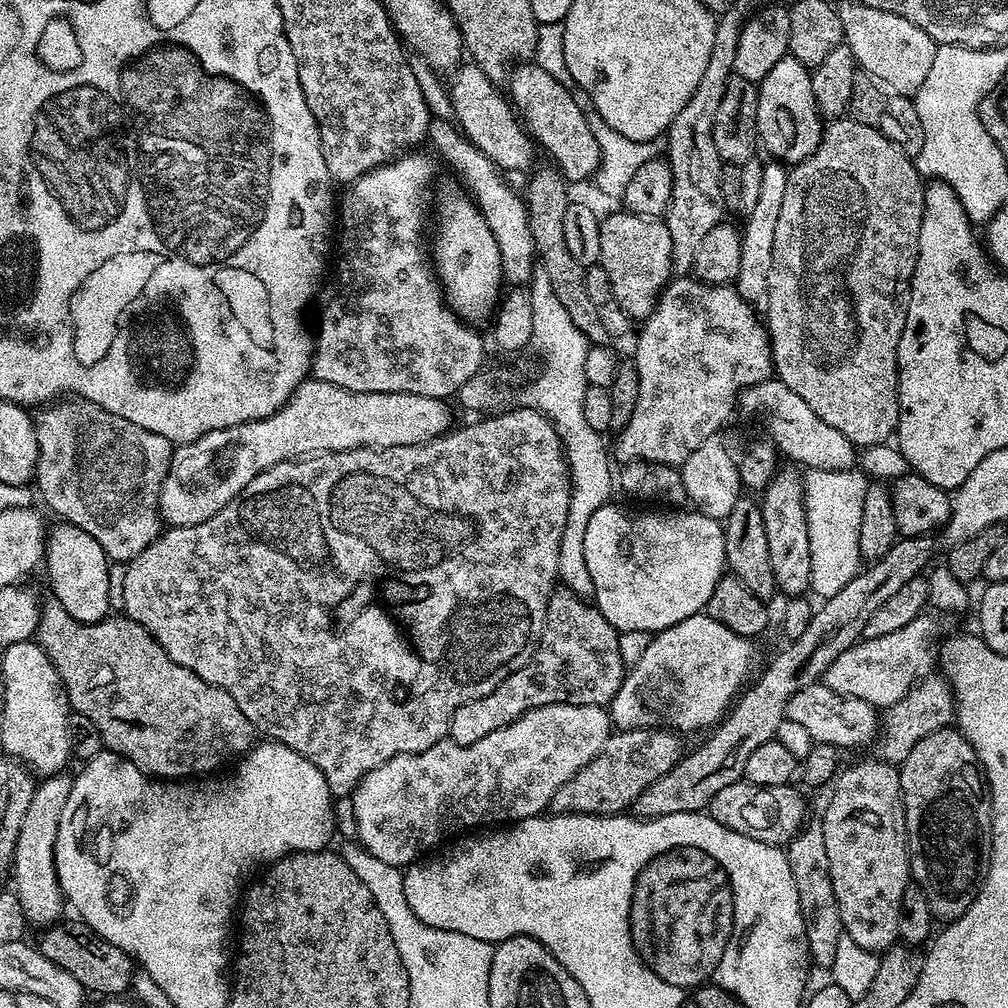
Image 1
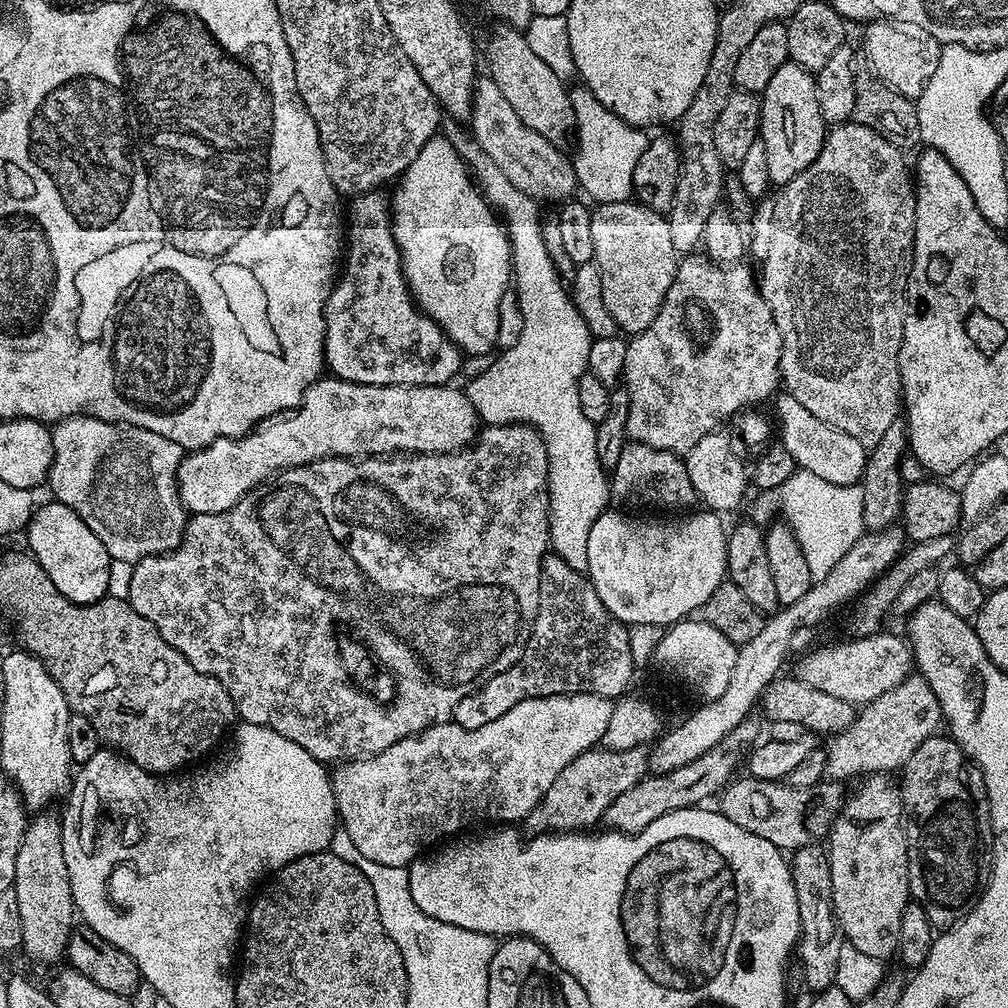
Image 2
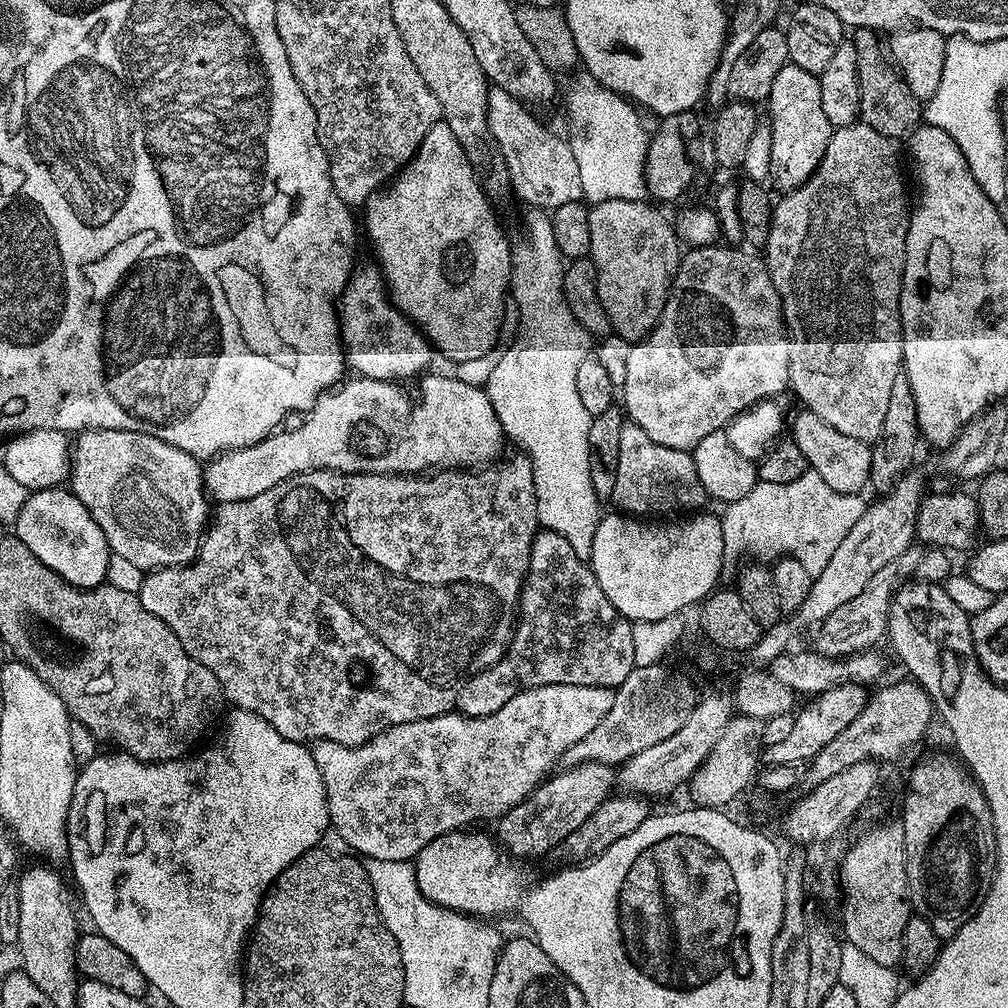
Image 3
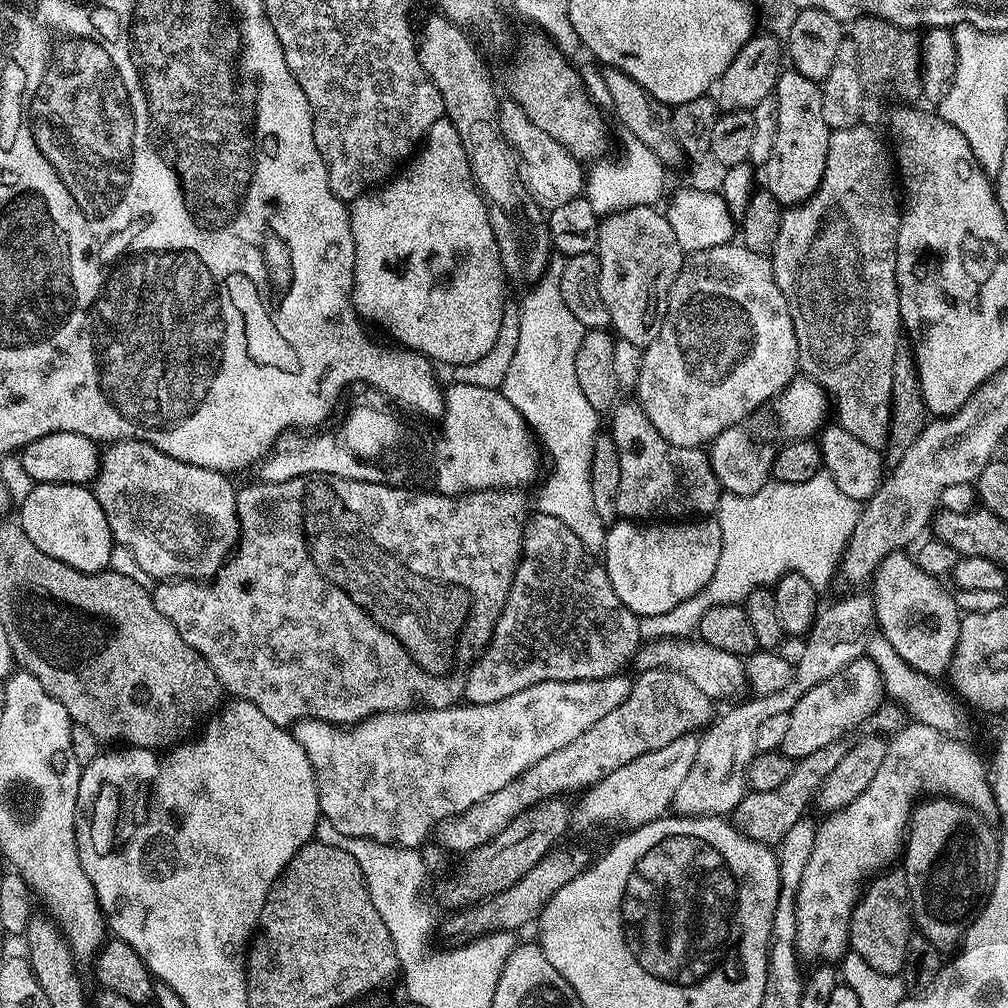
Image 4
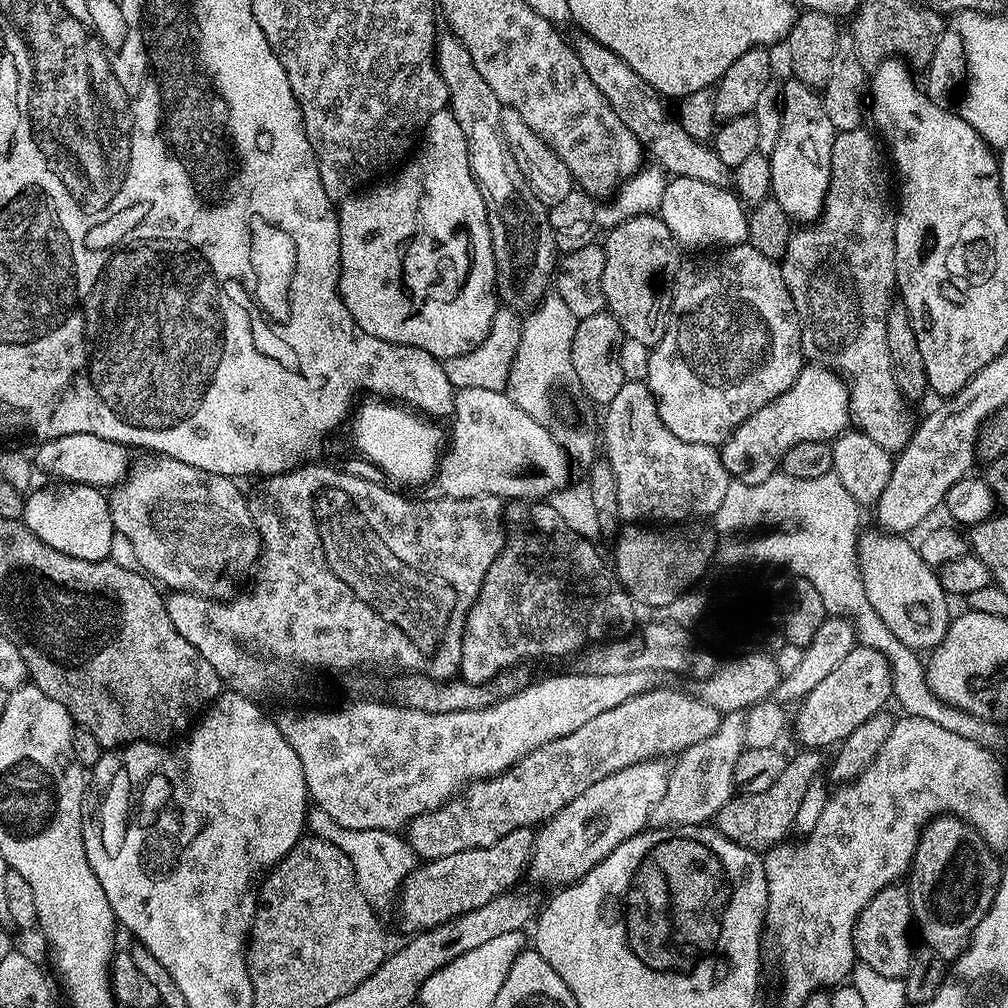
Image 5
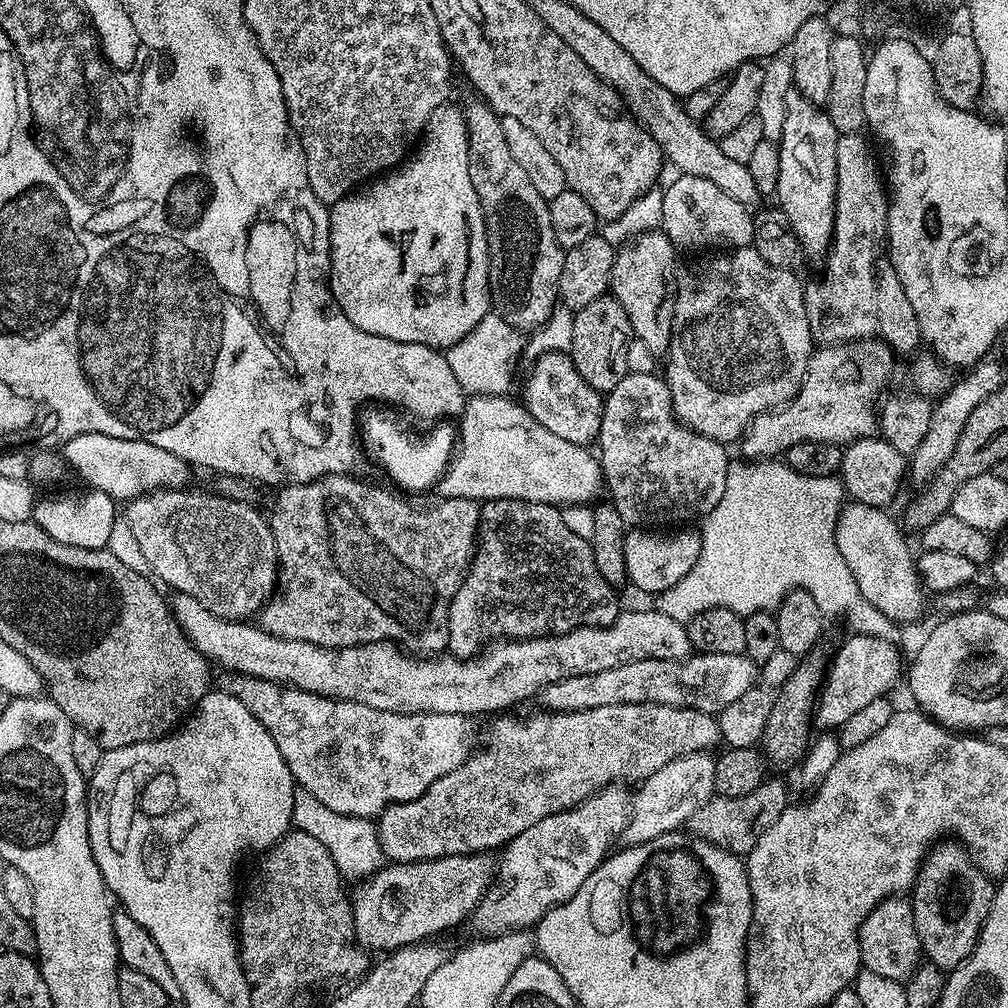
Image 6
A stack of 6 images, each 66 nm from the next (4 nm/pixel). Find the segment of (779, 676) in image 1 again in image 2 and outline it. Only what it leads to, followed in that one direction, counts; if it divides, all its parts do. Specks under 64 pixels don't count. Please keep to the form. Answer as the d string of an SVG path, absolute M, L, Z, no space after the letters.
M749 718L738 726L734 726L734 730L730 730L730 734L726 734L726 738L718 742L718 746L694 758L694 762L686 766L678 766L669 772L649 774L634 786L630 786L630 790L618 794L618 798L614 798L610 806L606 806L602 821L603 827L613 832L635 834L646 830L646 826L662 818L662 814L703 805L712 795L713 799L737 775L736 767L739 764L741 767L750 746L755 745L761 739L762 728L759 728L754 721L755 719Z

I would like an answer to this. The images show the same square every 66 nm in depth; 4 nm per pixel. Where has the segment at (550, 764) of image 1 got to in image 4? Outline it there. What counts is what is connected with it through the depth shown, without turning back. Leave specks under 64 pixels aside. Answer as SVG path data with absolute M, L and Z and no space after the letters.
M621 674L612 676L608 680L538 682L526 690L518 690L518 694L510 694L510 698L502 698L502 702L494 702L493 704L460 702L450 708L421 707L419 710L406 712L380 712L376 716L371 716L361 720L359 724L351 726L327 724L321 720L299 720L291 729L291 734L298 742L298 746L302 746L302 750L306 750L306 758L310 758L310 766L316 775L318 802L323 819L329 820L341 834L346 834L350 838L366 838L379 844L391 844L398 848L419 849L440 827L443 820L448 820L451 816L457 816L470 810L470 806L482 802L490 794L498 794L498 790L510 786L510 782L514 782L522 773L530 770L530 766L534 766L534 762L542 762L542 758L546 758L546 754L554 754L554 750L562 750L562 746L570 746L570 742L574 742L574 738L578 738L578 734L590 730L590 726L594 726L594 722L606 718L606 714L610 714L610 710L614 710L614 706L621 704L630 694L632 680L626 677L627 675Z

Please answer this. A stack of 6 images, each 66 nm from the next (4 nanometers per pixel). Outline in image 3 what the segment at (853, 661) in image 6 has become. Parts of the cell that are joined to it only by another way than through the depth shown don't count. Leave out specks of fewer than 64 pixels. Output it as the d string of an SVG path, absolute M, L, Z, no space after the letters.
M839 684L813 695L812 708L801 707L795 713L794 730L790 730L790 735L784 741L774 742L763 749L763 763L790 766L812 761L822 750L822 746L826 746L826 742L834 742L834 738L838 738L838 734L842 734L842 730L846 730L846 726L850 726L850 722L854 722L854 718L858 718L858 714L864 712L869 695L869 689L862 684Z

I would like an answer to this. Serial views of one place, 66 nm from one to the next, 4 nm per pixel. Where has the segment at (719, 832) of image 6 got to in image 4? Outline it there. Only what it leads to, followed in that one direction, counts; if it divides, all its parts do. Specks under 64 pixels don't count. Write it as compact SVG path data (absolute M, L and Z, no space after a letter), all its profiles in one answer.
M841 741L830 742L830 746L822 746L822 750L814 750L814 754L806 754L806 758L795 761L792 765L790 778L782 782L782 786L777 786L775 790L765 792L749 791L738 802L735 812L731 813L731 823L735 824L737 830L746 834L746 838L757 840L759 844L769 846L779 845L780 839L794 826L794 822L805 819L804 812L815 801L816 793L819 792L822 782L826 782L826 774L842 762L846 748Z

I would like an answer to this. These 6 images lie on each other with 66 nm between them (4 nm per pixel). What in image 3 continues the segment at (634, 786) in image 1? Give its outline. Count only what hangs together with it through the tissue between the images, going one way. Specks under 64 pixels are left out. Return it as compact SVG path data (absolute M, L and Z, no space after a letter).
M578 764L564 771L568 772L545 779L521 804L499 817L495 835L513 857L547 857L560 845L562 838L574 834L574 830L598 810L601 802L613 795L618 784L617 769L611 764Z

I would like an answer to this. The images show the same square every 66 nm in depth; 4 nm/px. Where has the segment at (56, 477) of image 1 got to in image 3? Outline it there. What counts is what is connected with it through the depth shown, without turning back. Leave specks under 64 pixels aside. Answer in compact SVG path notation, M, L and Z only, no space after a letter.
M85 430L75 437L72 449L72 470L70 473L70 491L76 495L78 502L90 510L94 522L102 526L102 534L106 534L111 555L121 556L134 566L145 570L155 570L157 568L179 568L182 564L191 564L200 552L200 541L210 523L210 497L204 487L204 473L201 461L195 456L186 454L186 450L178 450L178 446L170 446L170 442L162 442L162 438L154 438L150 434L142 434L134 430Z

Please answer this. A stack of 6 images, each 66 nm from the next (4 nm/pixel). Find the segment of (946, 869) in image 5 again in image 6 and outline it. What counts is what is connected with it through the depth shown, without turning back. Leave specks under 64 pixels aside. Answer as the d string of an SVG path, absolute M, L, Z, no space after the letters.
M952 838L933 844L910 889L914 930L918 930L920 950L927 963L951 970L966 962L978 942L995 896L993 877L976 865L972 853L963 844Z

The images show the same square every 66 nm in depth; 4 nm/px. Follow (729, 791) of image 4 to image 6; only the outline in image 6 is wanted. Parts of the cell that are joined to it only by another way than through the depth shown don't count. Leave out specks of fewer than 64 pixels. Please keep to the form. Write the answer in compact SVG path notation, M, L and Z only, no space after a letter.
M711 751L695 752L674 758L662 766L650 778L646 778L639 785L640 788L630 800L628 825L624 827L622 837L625 845L631 846L650 842L667 832L683 829L688 819L706 802L717 795L716 791L716 762L717 757Z

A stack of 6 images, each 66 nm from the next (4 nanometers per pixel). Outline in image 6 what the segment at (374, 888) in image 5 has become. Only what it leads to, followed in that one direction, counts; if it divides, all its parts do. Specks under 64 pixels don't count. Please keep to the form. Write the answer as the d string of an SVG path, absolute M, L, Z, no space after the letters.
M297 791L292 807L292 822L299 831L318 838L340 870L341 876L351 878L367 878L373 876L380 868L385 867L386 857L380 845L380 834L377 825L371 819L362 820L357 816L336 814L327 806L322 806L318 798L309 792Z

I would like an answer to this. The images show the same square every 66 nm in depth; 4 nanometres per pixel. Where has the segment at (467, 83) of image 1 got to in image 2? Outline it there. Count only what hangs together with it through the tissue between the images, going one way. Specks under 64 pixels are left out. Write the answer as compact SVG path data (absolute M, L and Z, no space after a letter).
M491 78L477 79L472 90L470 132L510 182L530 198L539 202L564 202L575 193L572 191L577 191L575 163L569 157L567 160L553 141L542 138L538 130L530 130L530 126L518 118L514 106L510 106L510 101Z

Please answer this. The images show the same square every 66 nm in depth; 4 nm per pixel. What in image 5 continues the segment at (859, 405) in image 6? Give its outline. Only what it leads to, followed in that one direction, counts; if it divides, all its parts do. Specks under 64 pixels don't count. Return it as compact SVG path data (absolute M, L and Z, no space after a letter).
M806 366L794 386L774 398L762 410L754 410L719 445L718 451L729 477L741 484L757 484L777 475L780 459L798 442L832 442L849 431L848 385L829 368Z

